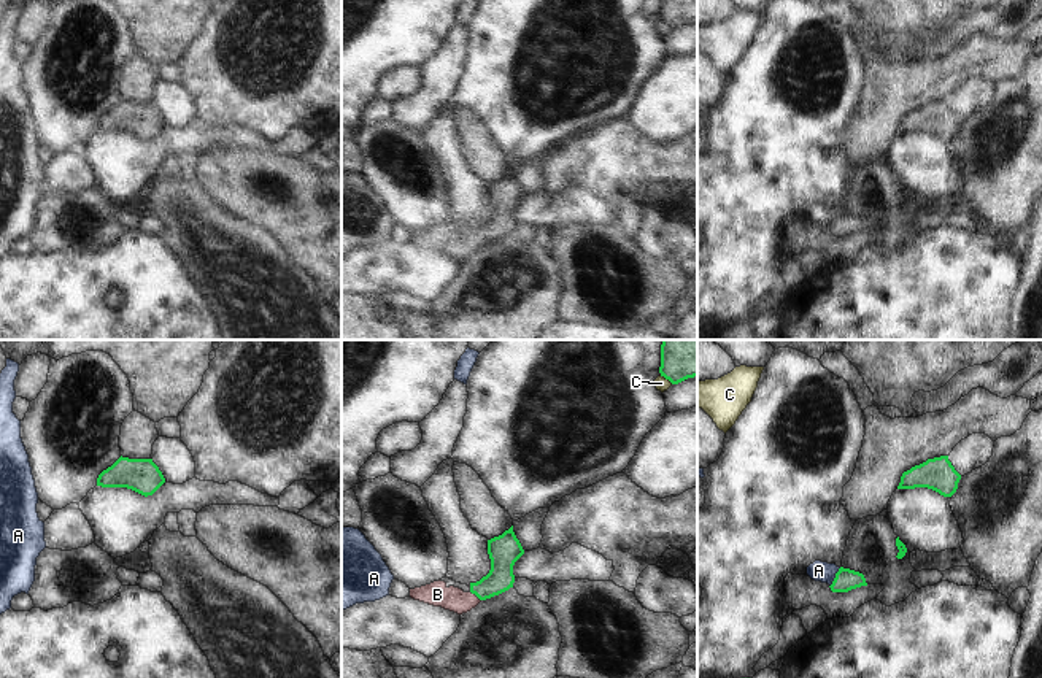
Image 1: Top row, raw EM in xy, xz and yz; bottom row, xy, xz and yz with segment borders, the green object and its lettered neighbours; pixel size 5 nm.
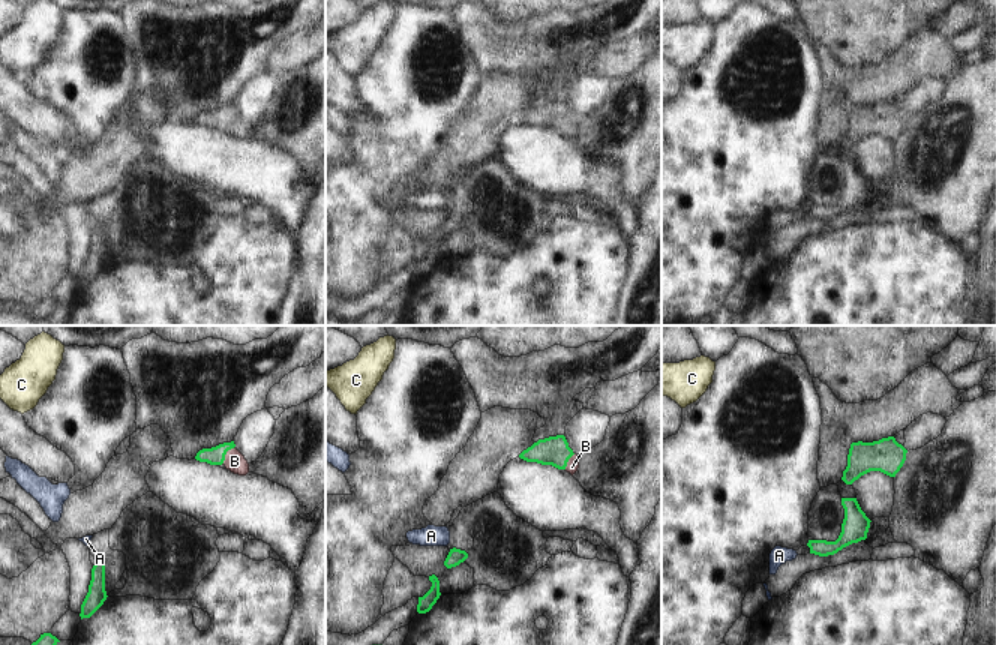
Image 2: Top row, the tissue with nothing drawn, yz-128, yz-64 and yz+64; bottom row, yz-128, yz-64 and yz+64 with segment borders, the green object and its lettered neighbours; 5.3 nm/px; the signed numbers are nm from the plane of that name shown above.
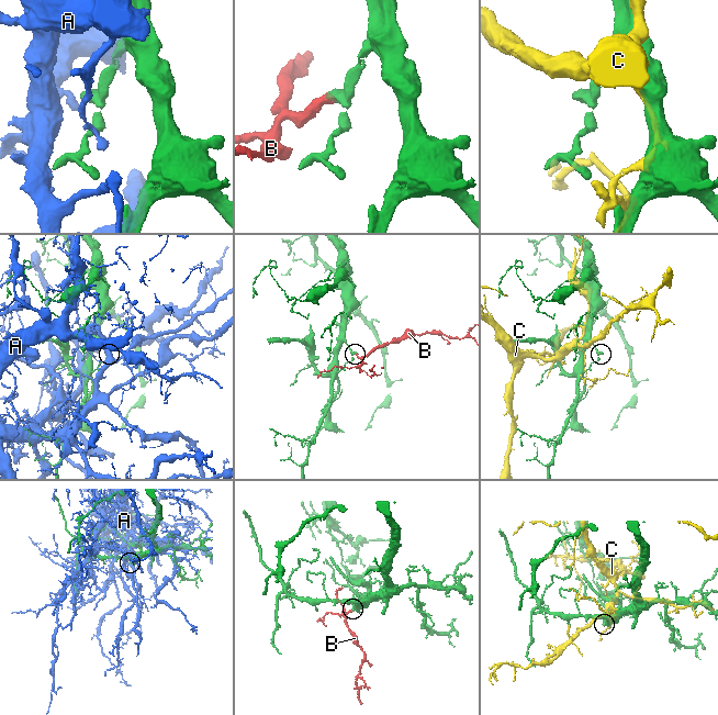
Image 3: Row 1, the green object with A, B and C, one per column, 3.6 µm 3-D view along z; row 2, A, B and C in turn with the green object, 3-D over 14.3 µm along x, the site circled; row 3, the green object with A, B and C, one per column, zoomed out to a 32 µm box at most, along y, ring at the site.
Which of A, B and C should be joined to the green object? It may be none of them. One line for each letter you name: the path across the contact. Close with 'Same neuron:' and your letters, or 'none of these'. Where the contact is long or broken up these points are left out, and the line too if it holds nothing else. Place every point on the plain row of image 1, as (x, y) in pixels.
B: Path across: xz (502, 197), (502, 213), (475, 238), (437, 238)
Same neuron: B.

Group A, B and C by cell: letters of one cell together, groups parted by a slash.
A / B / C

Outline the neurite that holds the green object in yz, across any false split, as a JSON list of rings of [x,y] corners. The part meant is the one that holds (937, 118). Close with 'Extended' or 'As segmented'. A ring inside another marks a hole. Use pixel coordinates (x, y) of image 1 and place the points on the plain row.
[[[940,100],[904,116],[897,133],[928,132],[944,141],[951,141],[958,133],[959,124],[961,119],[955,114],[948,100]]]. As segmented.

